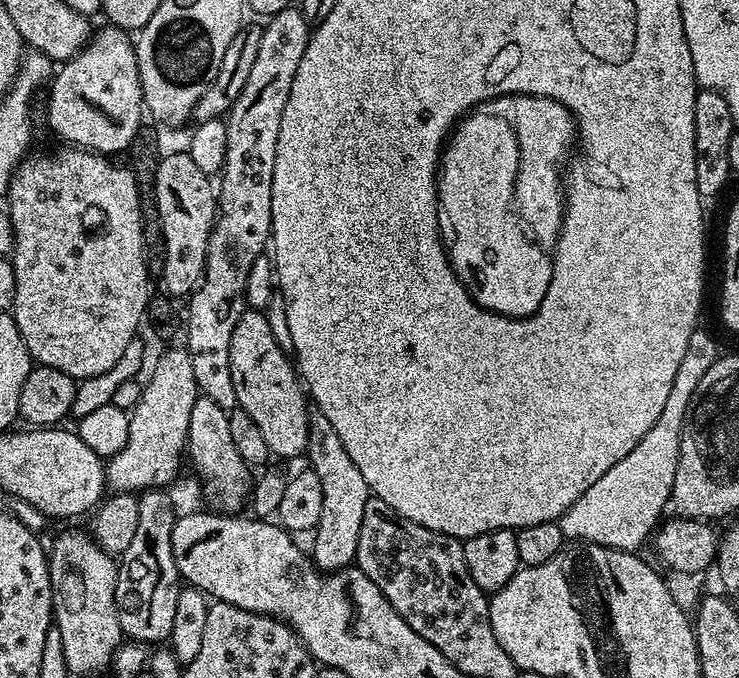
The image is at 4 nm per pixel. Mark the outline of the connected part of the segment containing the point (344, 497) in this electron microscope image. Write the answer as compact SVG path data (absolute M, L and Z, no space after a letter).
M315 410L309 411L308 414L307 460L307 467L314 474L318 474L318 482L322 482L322 518L318 518L310 536L311 563L313 560L324 574L351 568L356 562L358 534L362 534L362 514L366 510L370 493L366 478L362 478L362 473L358 471L358 466L354 466L350 454L346 454L342 438L338 438L338 434L334 434L334 426L326 422L326 414Z

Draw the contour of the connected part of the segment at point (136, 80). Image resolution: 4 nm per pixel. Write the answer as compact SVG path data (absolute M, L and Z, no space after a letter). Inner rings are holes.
M104 26L100 33L98 31L91 37L86 45L75 56L63 61L59 65L58 71L53 75L50 81L50 89L52 93L48 96L48 124L61 136L61 141L67 142L69 145L78 148L87 148L90 152L97 154L113 154L112 152L120 152L131 149L132 139L140 133L142 121L140 115L145 115L144 95L142 94L142 86L140 85L140 75L138 74L138 62L136 61L136 46L133 37L129 35L123 28L115 26Z

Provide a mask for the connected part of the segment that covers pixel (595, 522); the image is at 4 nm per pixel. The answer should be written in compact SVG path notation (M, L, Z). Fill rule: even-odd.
M698 330L690 334L690 342L686 345L686 355L683 356L678 366L674 386L670 386L670 398L666 398L666 407L662 409L662 418L658 418L658 422L654 422L654 426L646 430L646 438L642 438L642 442L638 442L638 446L634 446L634 450L630 450L630 454L626 454L622 462L614 462L614 466L610 466L610 470L606 470L606 474L602 474L602 478L598 478L598 482L594 482L594 486L586 490L586 494L582 494L582 498L578 498L578 502L574 502L570 510L561 514L558 523L565 541L621 548L623 552L636 552L639 544L647 536L649 539L653 535L654 529L661 523L665 515L663 514L664 507L668 508L672 500L674 476L678 469L679 443L682 442L683 422L686 418L687 407L690 406L690 400L694 397L698 382L705 377L710 366L715 364L717 357L716 340L710 333Z

